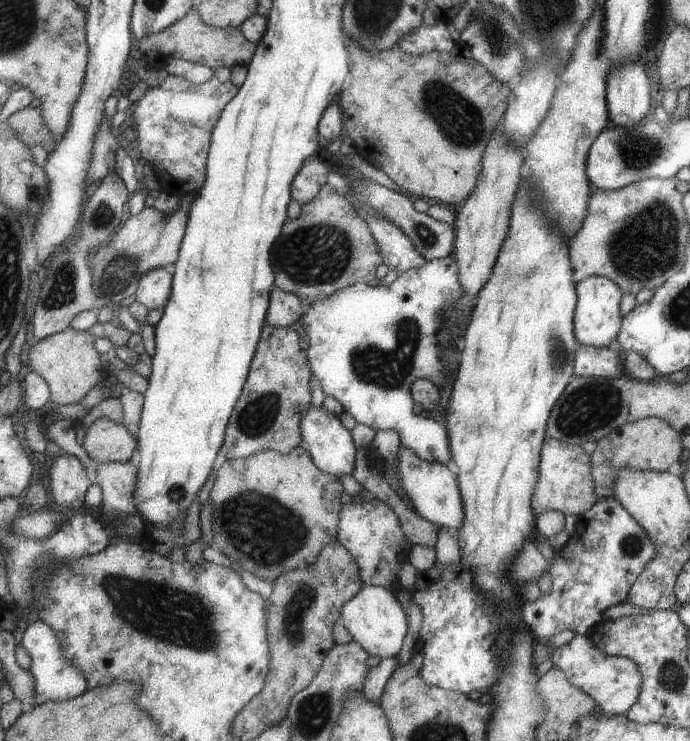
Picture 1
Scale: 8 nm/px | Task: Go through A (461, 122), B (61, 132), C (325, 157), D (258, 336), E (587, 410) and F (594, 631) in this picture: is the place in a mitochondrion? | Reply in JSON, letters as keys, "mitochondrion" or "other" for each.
{"A":"mitochondrion","B":"other","C":"other","D":"other","E":"mitochondrion","F":"other"}

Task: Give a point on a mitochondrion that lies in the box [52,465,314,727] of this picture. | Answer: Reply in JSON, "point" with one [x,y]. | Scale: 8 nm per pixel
{"point":[147,606]}

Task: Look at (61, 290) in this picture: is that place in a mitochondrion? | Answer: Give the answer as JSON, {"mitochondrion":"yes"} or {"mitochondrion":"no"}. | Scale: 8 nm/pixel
{"mitochondrion":"yes"}

